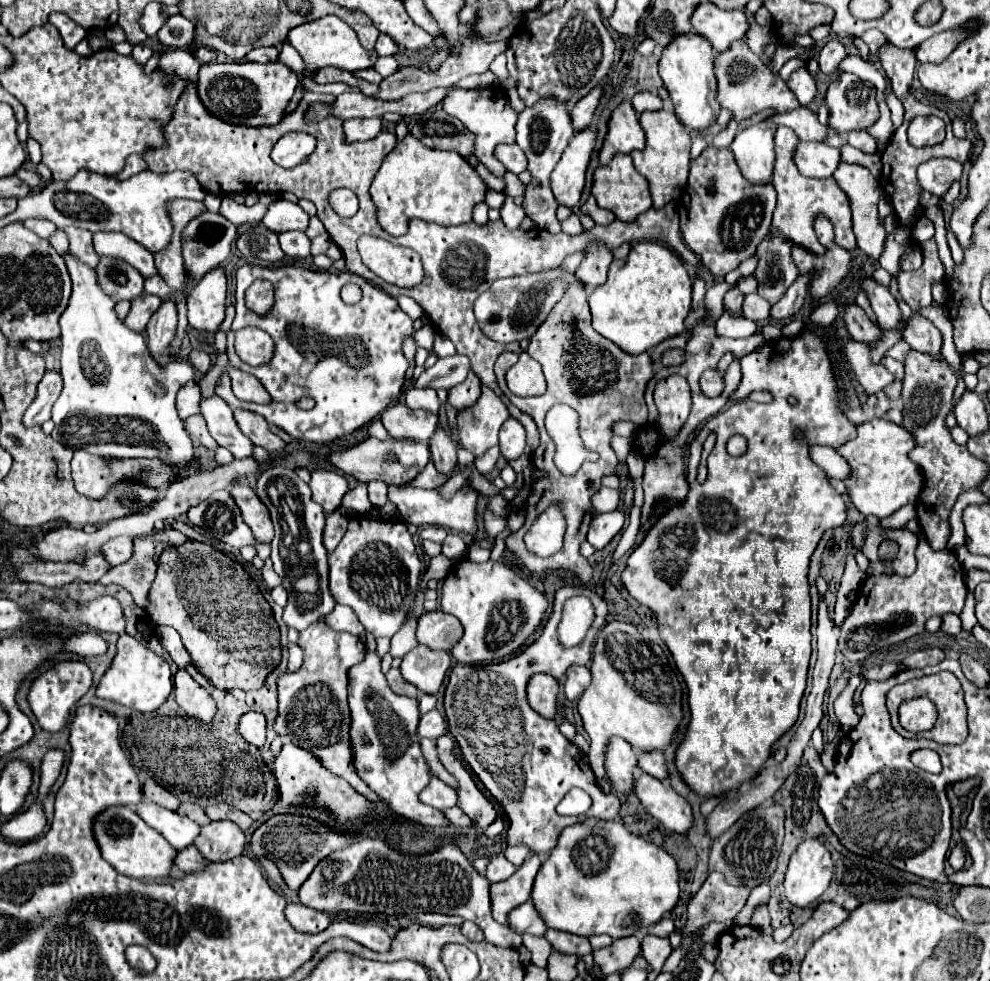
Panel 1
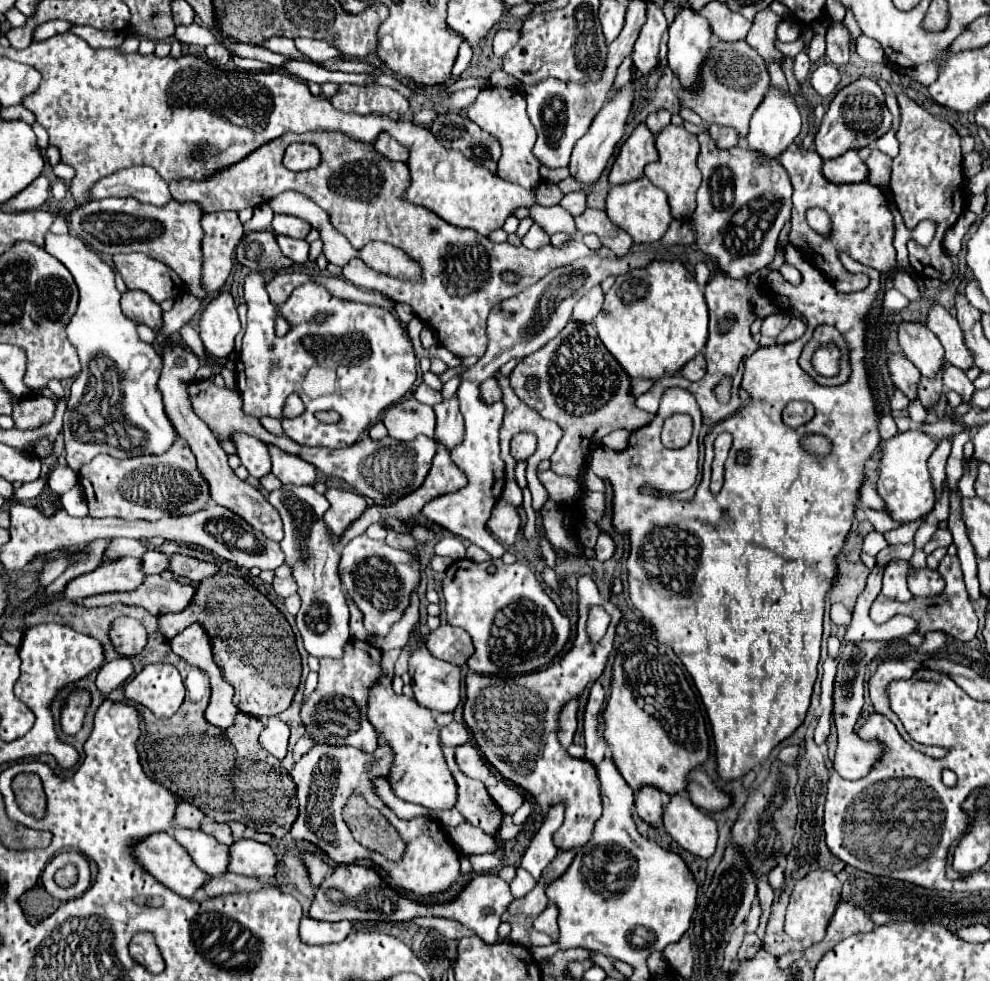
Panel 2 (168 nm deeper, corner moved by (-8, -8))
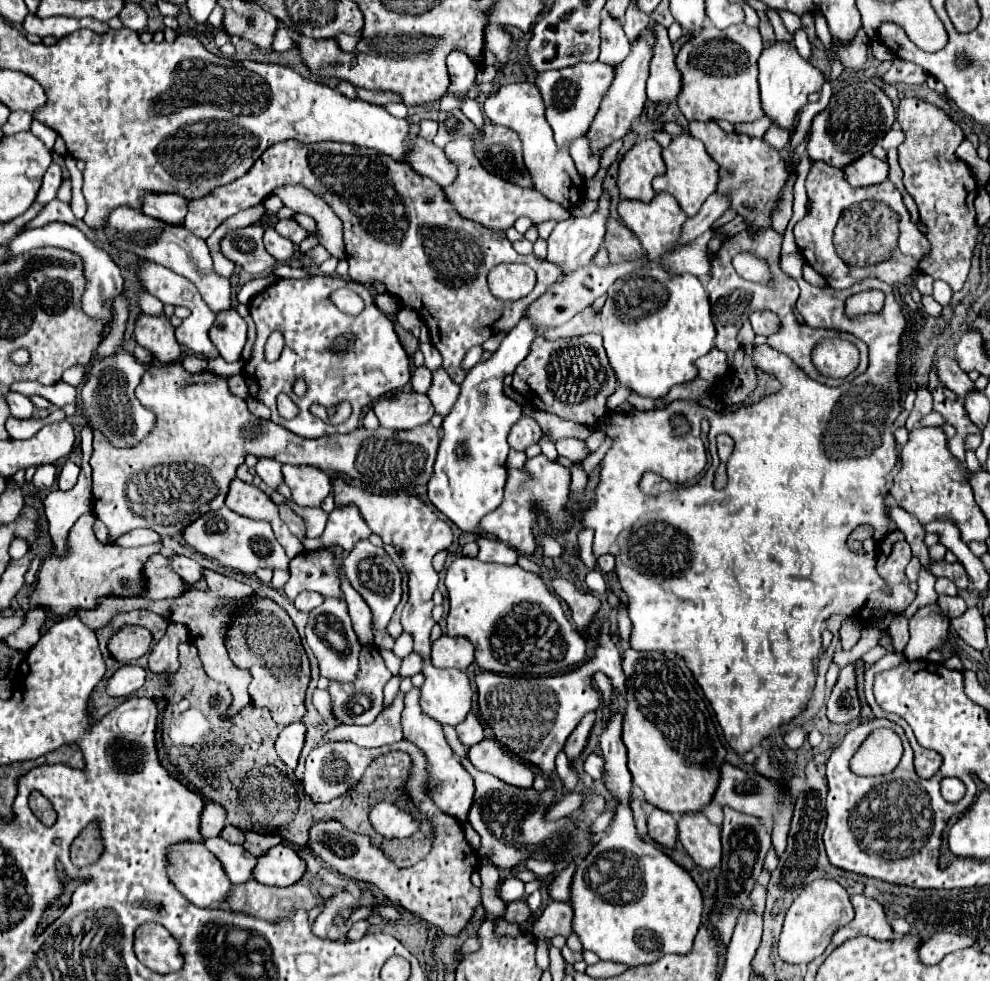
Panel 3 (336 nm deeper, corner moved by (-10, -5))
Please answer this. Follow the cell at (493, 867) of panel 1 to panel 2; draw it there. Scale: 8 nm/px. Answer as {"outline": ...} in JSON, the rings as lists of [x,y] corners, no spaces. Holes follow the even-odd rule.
{"outline":[[[518,869],[516,879],[510,883],[510,889],[512,889],[514,897],[524,897],[530,889],[534,889],[534,885],[536,885],[536,881],[532,879],[532,875],[524,869]]]}

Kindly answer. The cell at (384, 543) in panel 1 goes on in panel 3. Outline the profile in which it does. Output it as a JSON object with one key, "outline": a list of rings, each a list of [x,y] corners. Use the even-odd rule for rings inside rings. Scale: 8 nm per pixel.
{"outline":[[[360,540],[360,544],[354,544],[352,552],[348,552],[348,556],[342,560],[346,578],[350,580],[350,584],[354,586],[354,590],[366,600],[366,604],[372,610],[372,626],[376,630],[384,630],[402,598],[402,574],[396,568],[396,564],[388,558],[388,554],[384,552],[384,548],[378,548],[374,544],[370,544],[370,540]]]}

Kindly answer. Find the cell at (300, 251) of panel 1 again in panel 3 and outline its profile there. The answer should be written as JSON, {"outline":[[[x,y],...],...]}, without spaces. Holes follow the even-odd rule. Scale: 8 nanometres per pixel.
{"outline":[[[268,228],[264,232],[264,246],[280,262],[288,262],[294,256],[294,250],[296,250],[294,242],[286,240],[284,236],[280,236],[274,228]]]}

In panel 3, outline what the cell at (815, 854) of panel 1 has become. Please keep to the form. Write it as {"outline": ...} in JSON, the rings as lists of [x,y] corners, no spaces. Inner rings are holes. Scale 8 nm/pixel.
{"outline":[[[822,878],[822,880],[814,880],[806,884],[802,892],[798,894],[798,898],[792,902],[790,910],[786,912],[786,920],[784,920],[780,942],[778,942],[780,958],[792,964],[806,964],[814,960],[826,950],[832,934],[844,924],[848,924],[850,918],[854,918],[854,908],[842,884],[830,878]]]}

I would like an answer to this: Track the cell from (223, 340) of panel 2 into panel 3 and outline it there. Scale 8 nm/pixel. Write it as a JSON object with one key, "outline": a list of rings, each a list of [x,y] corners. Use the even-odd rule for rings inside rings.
{"outline":[[[236,308],[216,314],[214,328],[210,328],[210,340],[218,348],[220,356],[228,362],[240,358],[240,352],[246,344],[246,322],[238,316]]]}

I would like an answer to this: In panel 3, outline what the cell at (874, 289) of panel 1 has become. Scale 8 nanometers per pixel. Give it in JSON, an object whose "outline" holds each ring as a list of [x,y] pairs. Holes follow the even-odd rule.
{"outline":[[[942,358],[936,364],[936,376],[938,380],[950,388],[958,398],[964,398],[970,390],[974,390],[974,382],[968,378],[966,372],[962,372],[954,358]]]}

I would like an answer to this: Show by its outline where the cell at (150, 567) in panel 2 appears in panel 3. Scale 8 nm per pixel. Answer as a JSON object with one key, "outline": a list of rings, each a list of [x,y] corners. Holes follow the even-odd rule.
{"outline":[[[168,556],[170,560],[170,568],[174,568],[174,572],[178,572],[178,576],[182,576],[188,584],[196,584],[202,578],[202,566],[186,556]]]}

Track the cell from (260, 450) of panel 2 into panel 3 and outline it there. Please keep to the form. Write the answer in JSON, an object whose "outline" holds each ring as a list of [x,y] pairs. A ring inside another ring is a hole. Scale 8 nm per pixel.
{"outline":[[[258,458],[258,464],[256,464],[256,474],[270,486],[270,488],[278,488],[278,484],[282,484],[282,472],[280,472],[280,466],[276,460],[270,460],[270,458]]]}

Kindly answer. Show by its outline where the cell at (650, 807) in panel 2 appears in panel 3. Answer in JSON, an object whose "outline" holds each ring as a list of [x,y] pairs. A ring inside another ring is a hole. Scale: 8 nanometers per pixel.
{"outline":[[[652,808],[650,816],[648,816],[648,834],[662,846],[672,848],[678,836],[676,830],[676,818],[664,810]]]}

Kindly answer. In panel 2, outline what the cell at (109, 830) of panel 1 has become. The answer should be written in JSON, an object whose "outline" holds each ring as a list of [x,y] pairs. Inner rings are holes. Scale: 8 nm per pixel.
{"outline":[[[162,833],[162,835],[150,835],[148,839],[136,843],[132,847],[132,853],[136,857],[136,861],[150,873],[154,875],[160,883],[164,883],[168,889],[172,889],[174,893],[186,897],[186,899],[192,899],[194,893],[204,887],[212,877],[208,873],[204,873],[202,869],[196,867],[196,863],[192,861],[192,857],[188,855],[188,851],[168,833]]]}

